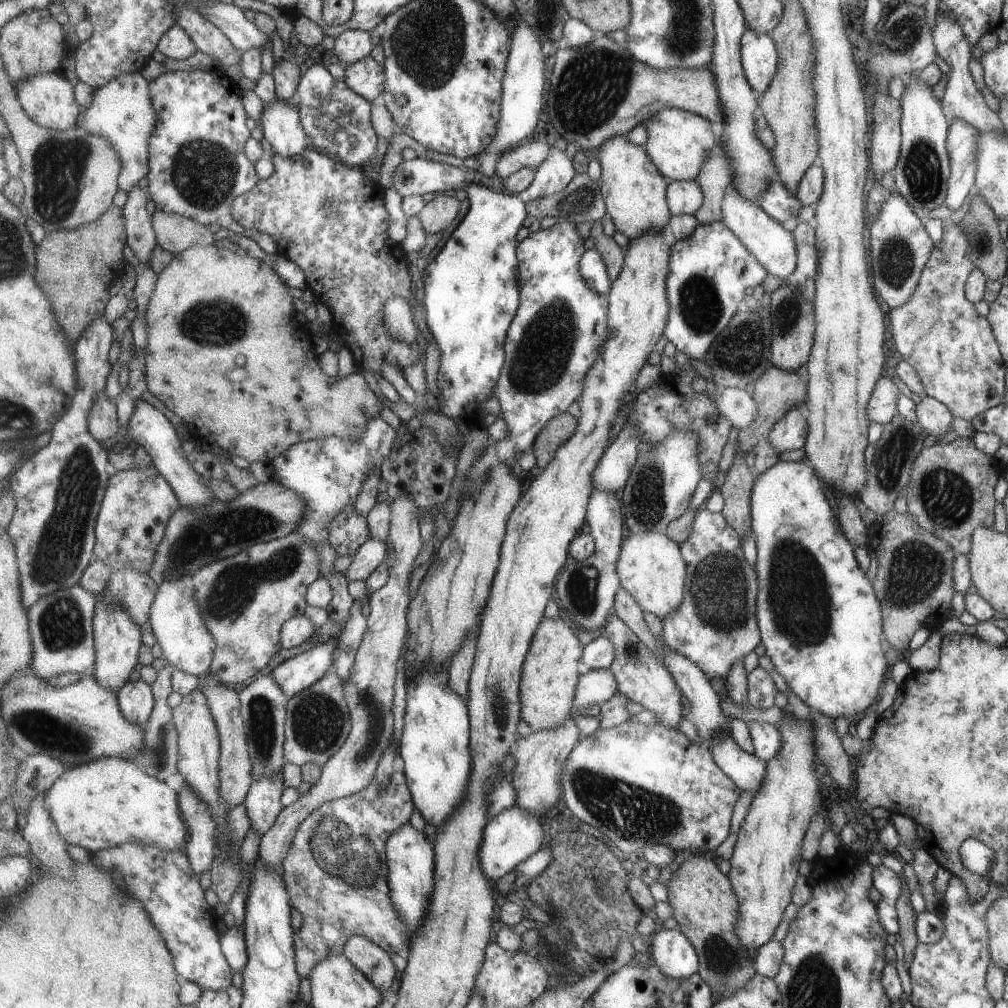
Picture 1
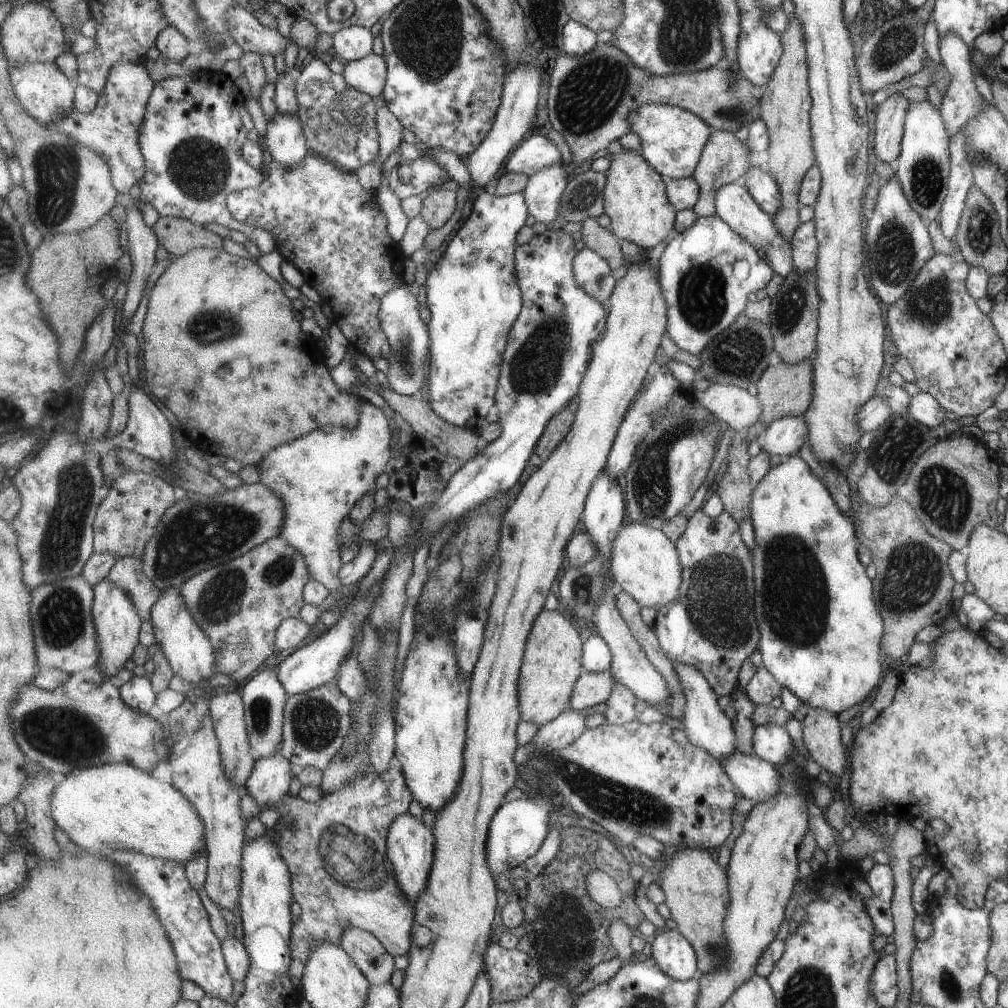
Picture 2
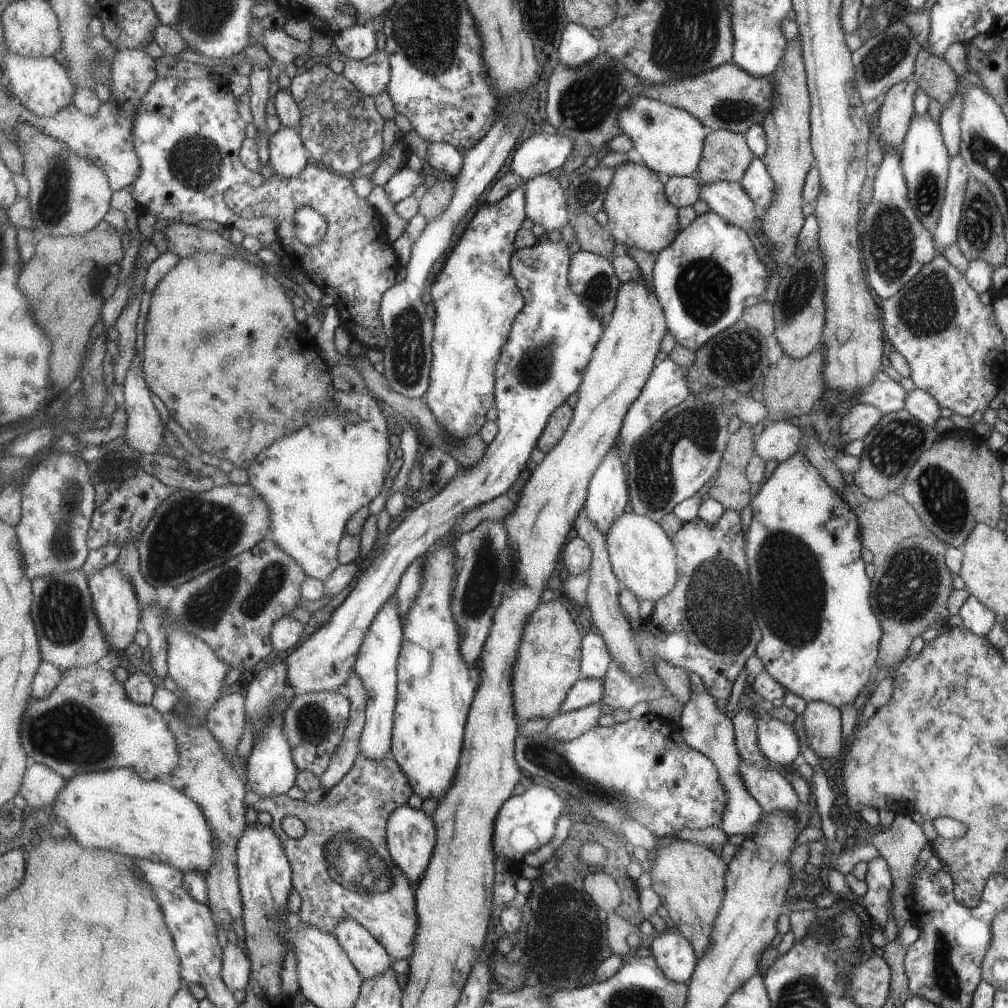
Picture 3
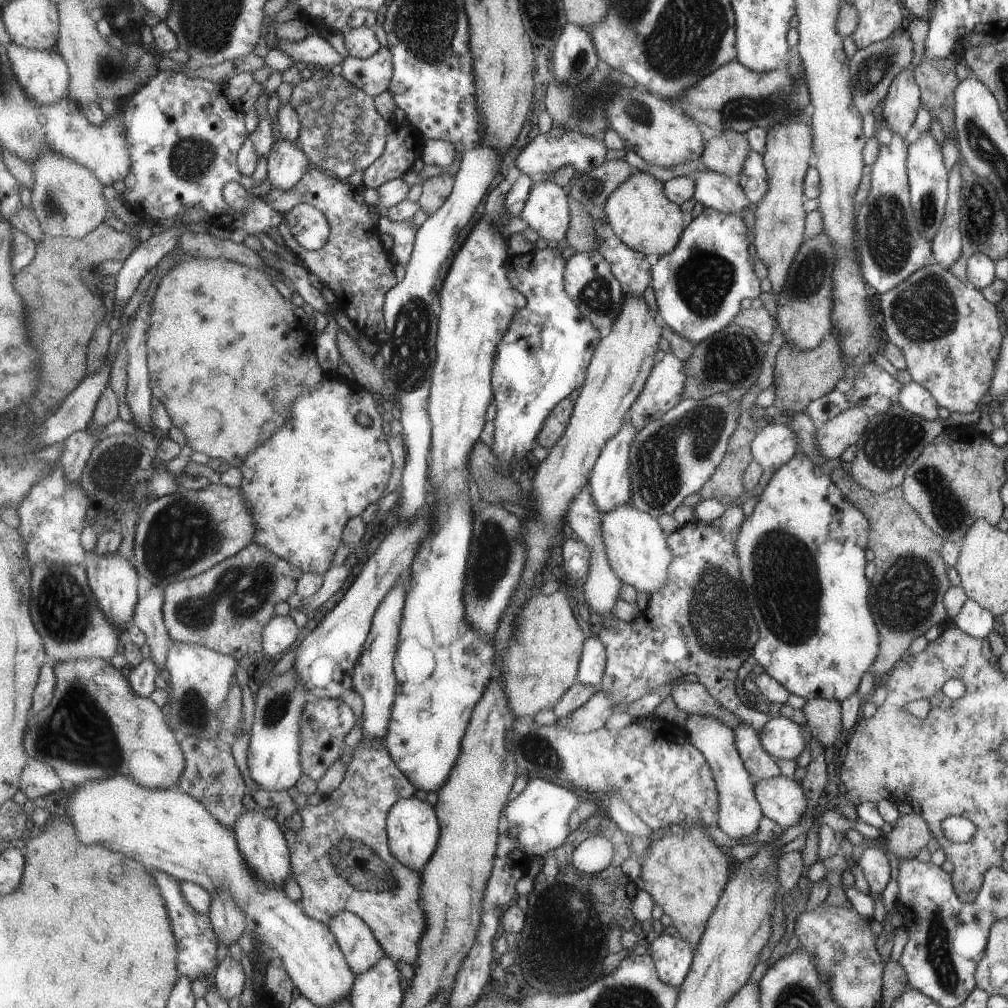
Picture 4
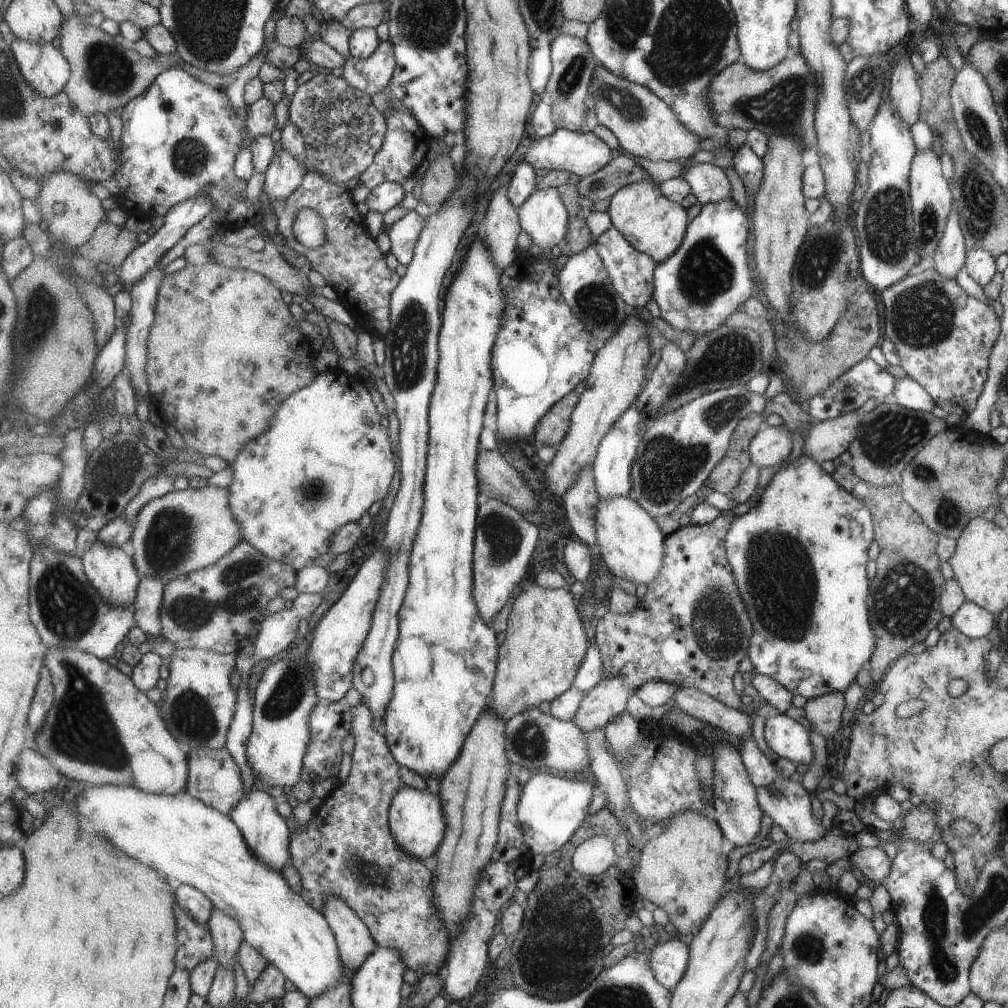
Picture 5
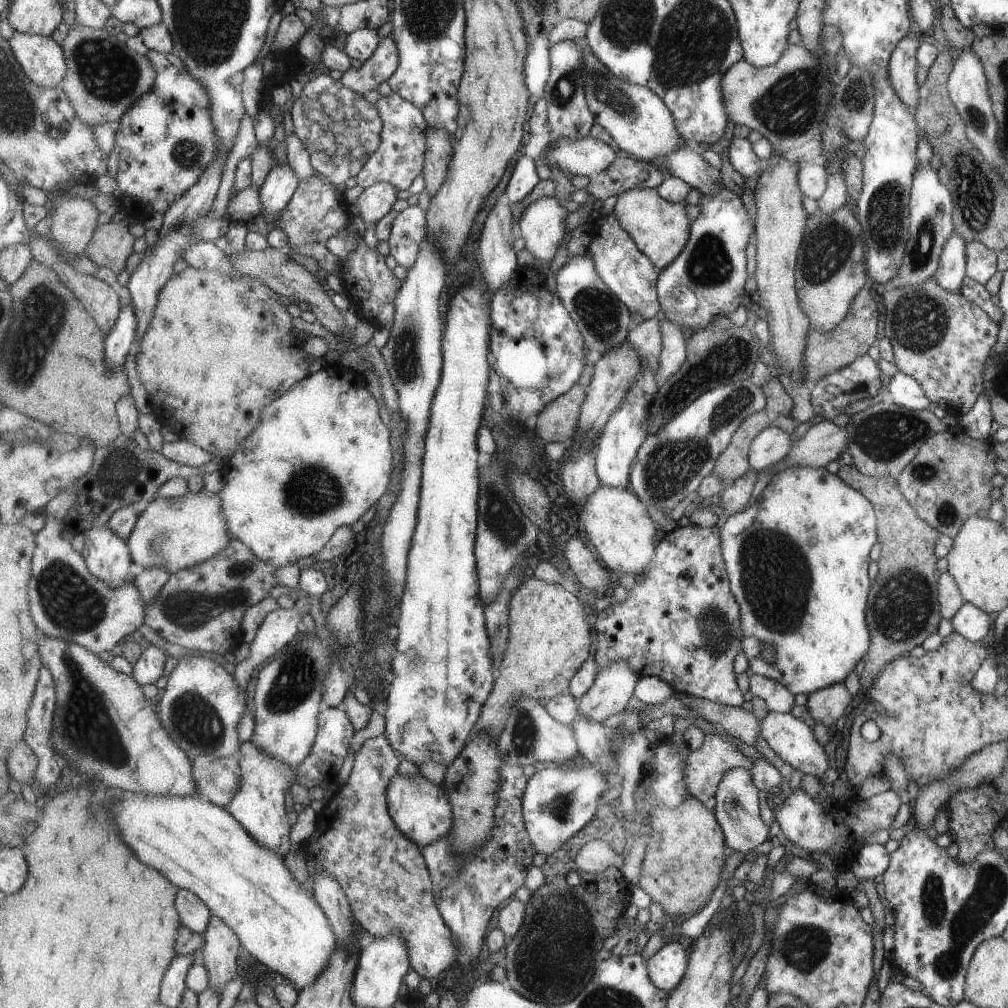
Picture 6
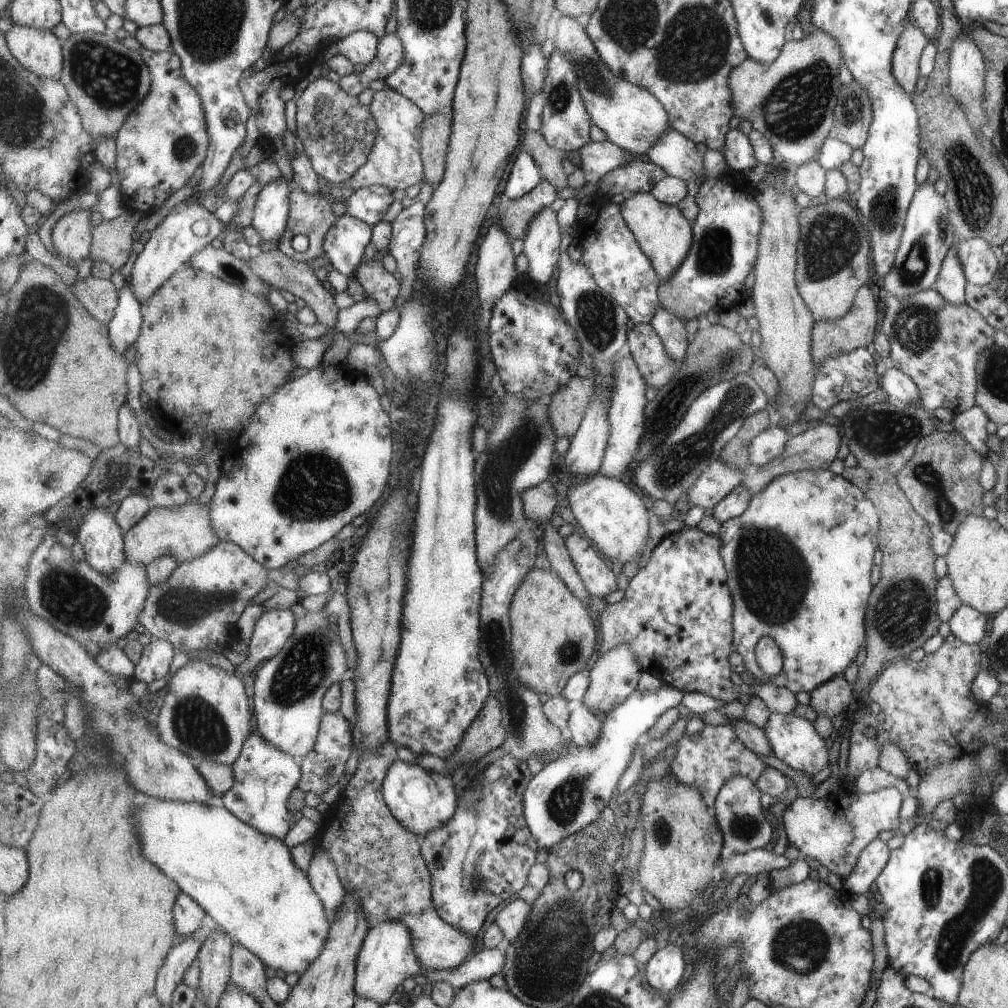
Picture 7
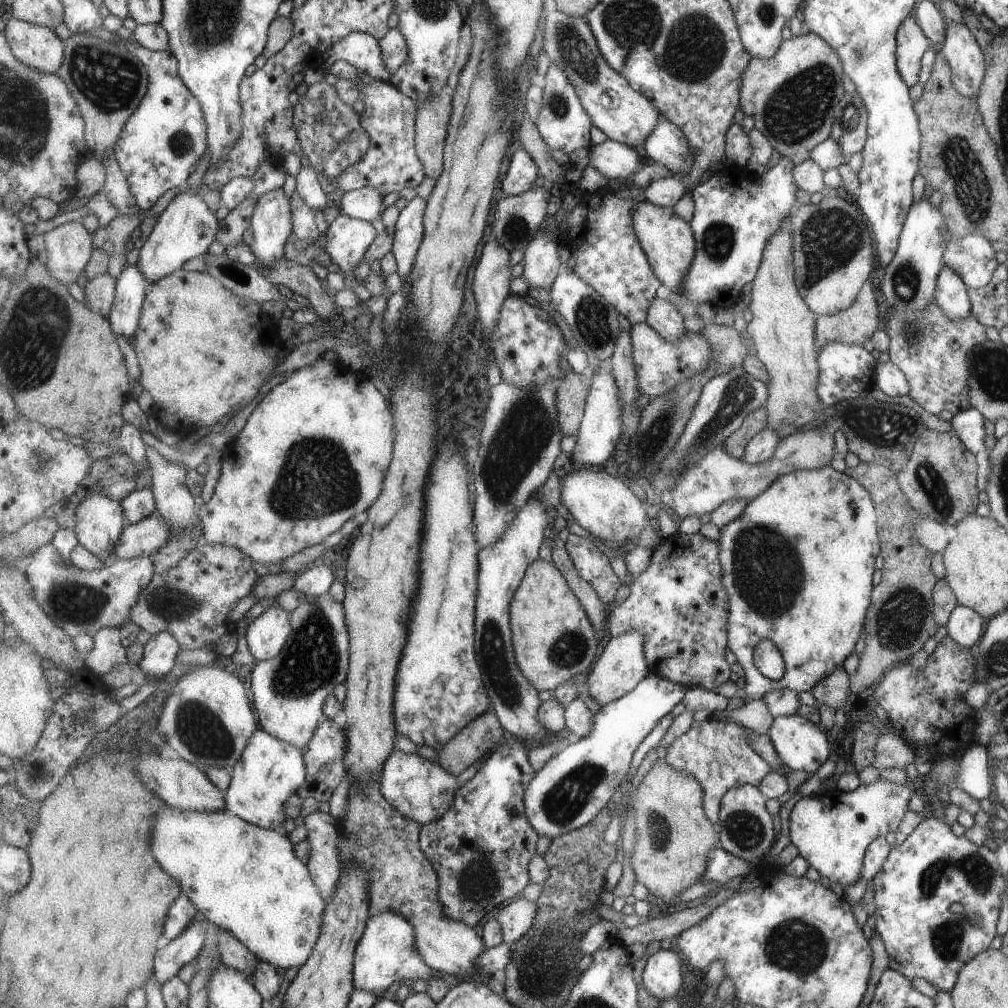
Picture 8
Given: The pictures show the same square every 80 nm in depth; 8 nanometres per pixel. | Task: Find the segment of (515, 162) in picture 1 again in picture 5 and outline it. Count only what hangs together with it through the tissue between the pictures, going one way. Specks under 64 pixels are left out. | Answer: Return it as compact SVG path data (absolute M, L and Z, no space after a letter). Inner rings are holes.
M558 128L553 134L540 137L536 143L532 142L524 155L523 162L533 165L534 169L543 170L545 174L552 170L569 171L582 178L599 172L601 167L613 159L613 153L615 153L613 149L593 130L586 133Z

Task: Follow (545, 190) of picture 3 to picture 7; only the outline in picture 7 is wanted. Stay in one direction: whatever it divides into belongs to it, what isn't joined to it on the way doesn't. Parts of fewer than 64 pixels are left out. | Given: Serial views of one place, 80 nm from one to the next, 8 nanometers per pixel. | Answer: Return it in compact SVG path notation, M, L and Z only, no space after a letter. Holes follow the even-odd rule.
M547 205L533 217L524 238L523 252L529 260L526 274L531 281L544 284L551 280L561 258L561 238L563 236L557 222L557 211Z

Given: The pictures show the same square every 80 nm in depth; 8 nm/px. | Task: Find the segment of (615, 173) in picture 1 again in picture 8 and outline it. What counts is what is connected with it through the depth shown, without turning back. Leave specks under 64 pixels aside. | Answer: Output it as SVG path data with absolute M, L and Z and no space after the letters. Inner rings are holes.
M644 197L638 202L632 217L640 243L660 281L671 292L685 294L686 274L693 262L697 246L692 224L679 216L674 207L662 207ZM681 287L684 288L683 293L680 292Z

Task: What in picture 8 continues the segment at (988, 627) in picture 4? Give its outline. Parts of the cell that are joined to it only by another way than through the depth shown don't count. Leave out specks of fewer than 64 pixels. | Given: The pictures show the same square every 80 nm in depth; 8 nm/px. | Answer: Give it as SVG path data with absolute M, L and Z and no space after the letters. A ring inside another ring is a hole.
M955 605L945 623L946 634L951 640L973 649L983 632L981 617L974 610L963 605Z

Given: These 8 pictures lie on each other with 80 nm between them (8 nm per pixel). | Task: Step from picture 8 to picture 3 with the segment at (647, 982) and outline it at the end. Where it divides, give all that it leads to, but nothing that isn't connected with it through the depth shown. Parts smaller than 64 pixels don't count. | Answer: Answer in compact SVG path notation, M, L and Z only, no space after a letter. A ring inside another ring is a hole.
M681 932L660 933L652 942L651 950L671 980L687 983L692 979L699 958L692 941L687 940Z

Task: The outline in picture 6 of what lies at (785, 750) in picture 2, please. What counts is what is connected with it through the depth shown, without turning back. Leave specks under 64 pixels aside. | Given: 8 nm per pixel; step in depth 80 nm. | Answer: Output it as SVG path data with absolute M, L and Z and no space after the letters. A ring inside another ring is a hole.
M768 711L764 719L761 719L762 737L769 745L769 748L795 770L804 774L821 777L827 768L823 746L815 739L812 730L801 720L793 717L790 713L774 713Z

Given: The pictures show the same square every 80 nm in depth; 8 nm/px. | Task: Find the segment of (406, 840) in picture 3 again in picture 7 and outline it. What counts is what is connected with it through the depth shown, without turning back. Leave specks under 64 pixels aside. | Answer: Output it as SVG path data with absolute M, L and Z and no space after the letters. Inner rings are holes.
M398 760L392 764L384 780L384 799L393 811L393 814L422 839L431 831L440 829L456 815L458 796L455 781L444 774L427 772L417 762L406 764Z

